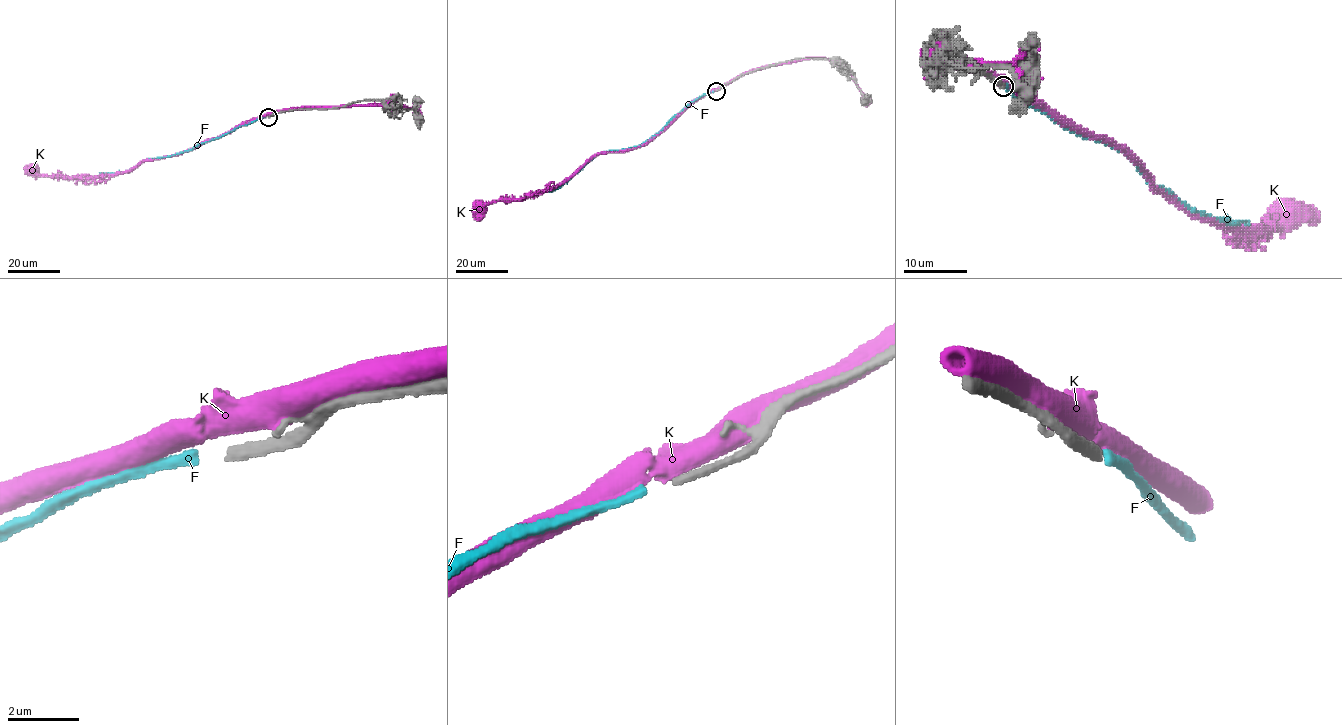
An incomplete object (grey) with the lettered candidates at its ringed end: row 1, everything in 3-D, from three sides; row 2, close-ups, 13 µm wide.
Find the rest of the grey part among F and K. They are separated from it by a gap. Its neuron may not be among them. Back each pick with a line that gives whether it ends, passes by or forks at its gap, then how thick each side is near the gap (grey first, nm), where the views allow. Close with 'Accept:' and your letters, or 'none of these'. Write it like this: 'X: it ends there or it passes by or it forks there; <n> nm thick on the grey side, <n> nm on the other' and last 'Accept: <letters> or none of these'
F: it ends there; 280 nm thick on the grey side, 280 nm on the other
Accept: F

